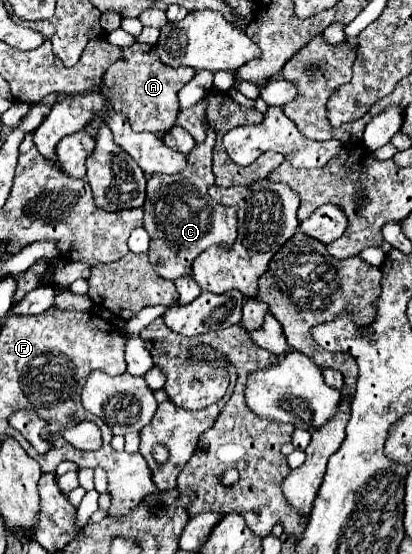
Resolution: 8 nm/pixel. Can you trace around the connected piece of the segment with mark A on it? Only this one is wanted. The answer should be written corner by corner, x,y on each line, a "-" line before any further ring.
135,43
123,49
123,59
119,59
111,69
107,69
99,91
109,99
111,107
123,113
131,129
135,131
151,131
151,133
165,133
177,121
179,89
195,77
195,69
179,67
171,69
159,61
155,47
149,43

